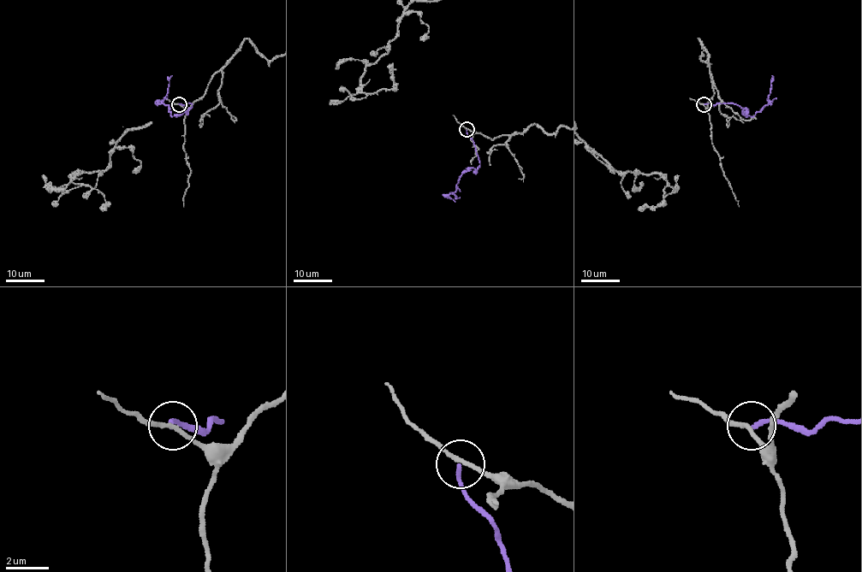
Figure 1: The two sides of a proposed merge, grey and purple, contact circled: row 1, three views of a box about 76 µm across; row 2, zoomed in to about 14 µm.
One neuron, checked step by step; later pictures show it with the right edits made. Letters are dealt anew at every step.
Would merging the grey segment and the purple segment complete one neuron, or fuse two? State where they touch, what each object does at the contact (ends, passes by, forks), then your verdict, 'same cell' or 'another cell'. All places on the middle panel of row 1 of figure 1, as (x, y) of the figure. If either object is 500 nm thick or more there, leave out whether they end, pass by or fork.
(466, 129) | grey passes by | purple ends | another cell

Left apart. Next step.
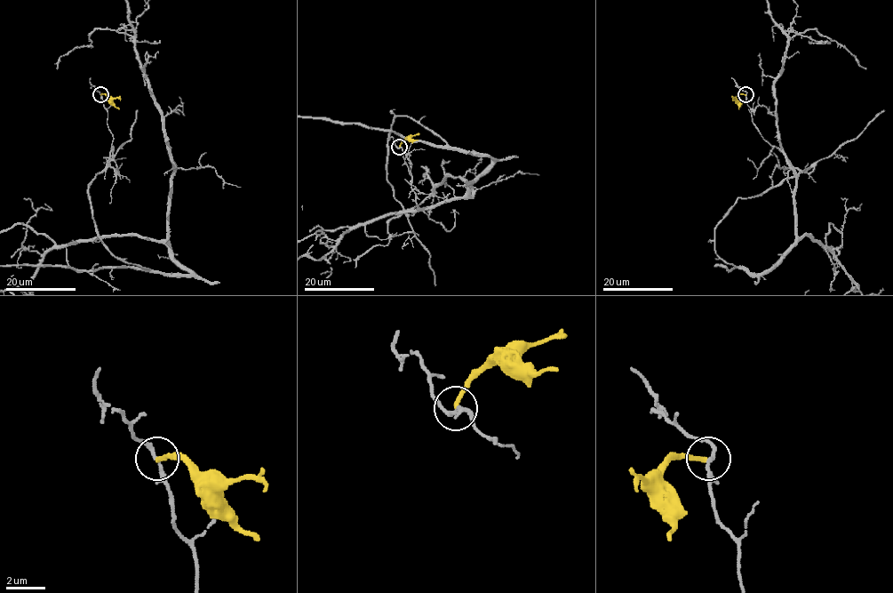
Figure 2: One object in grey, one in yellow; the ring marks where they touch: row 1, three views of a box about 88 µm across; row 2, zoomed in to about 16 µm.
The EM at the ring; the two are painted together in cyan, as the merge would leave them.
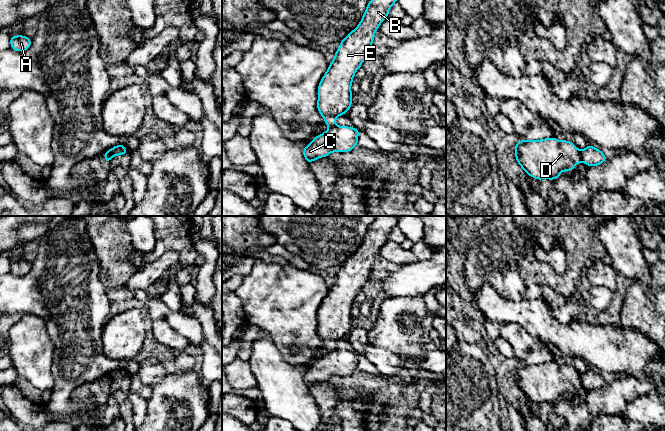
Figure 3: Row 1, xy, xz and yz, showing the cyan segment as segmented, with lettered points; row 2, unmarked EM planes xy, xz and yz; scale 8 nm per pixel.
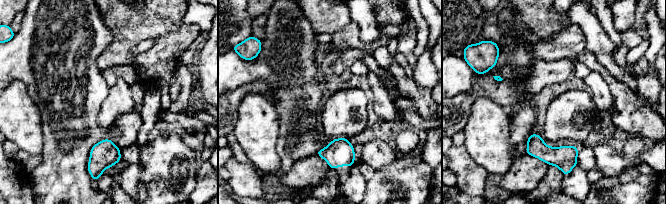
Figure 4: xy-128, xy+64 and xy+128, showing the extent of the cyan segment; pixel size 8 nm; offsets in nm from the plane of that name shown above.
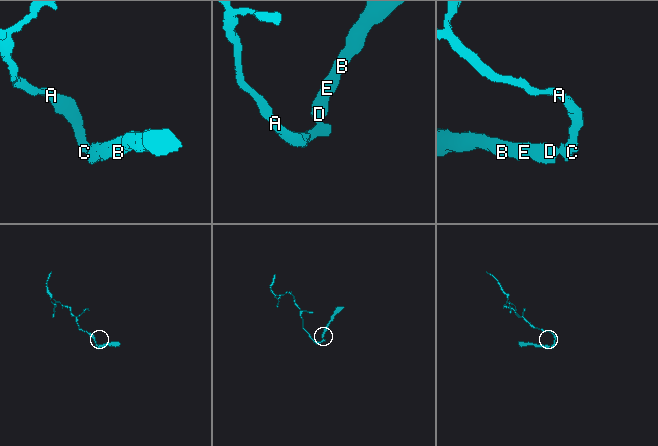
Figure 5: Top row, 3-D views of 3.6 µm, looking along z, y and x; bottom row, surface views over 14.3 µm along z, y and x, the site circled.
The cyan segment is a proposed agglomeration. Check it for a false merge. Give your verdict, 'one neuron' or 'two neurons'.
two neurons

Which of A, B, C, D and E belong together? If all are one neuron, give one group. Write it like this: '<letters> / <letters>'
A C / B D E

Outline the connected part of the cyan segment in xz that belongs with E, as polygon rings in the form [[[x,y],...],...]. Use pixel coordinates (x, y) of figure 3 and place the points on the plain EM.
[[[376,216],[359,249],[342,263],[334,284],[318,309],[317,333],[329,351],[352,329],[351,308],[355,296],[370,279],[375,255],[397,226],[396,216]]]

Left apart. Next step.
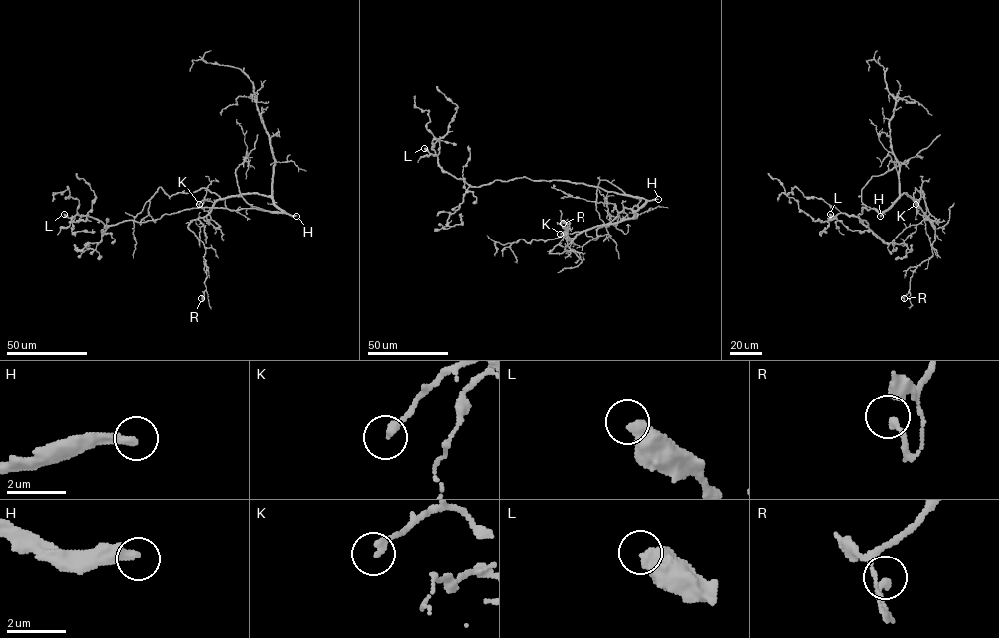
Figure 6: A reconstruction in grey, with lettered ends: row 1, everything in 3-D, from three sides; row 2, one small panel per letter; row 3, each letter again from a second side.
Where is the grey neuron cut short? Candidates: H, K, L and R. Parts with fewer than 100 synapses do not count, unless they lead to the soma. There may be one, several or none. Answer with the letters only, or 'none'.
H

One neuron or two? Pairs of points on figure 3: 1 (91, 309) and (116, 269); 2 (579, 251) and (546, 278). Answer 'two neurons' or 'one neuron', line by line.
1: two neurons
2: one neuron

